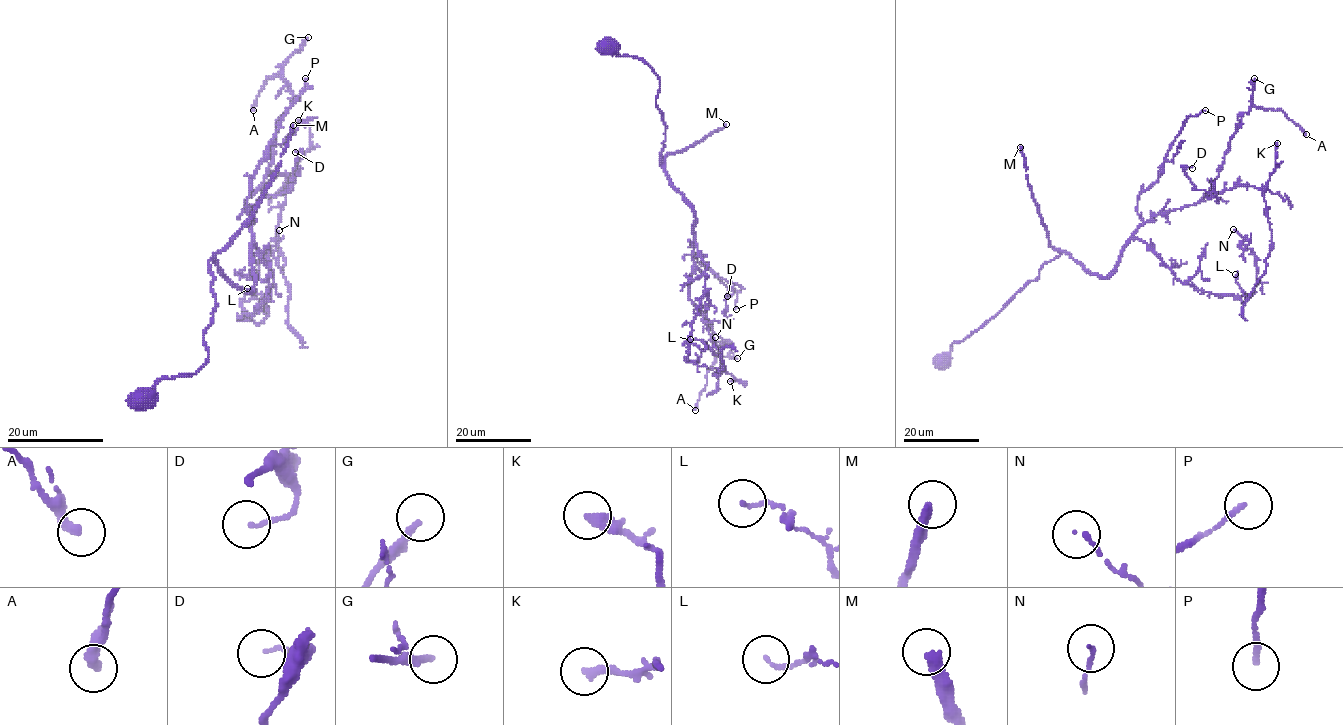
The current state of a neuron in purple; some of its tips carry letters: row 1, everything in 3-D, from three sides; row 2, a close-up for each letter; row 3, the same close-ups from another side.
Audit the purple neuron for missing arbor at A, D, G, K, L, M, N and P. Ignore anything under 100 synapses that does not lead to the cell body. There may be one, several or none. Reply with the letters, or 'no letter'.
M

